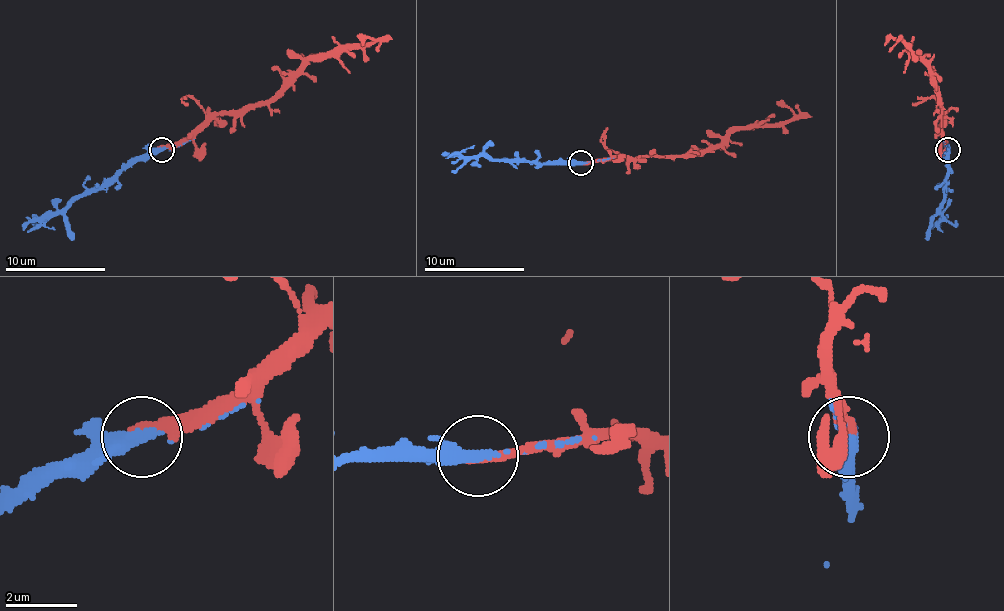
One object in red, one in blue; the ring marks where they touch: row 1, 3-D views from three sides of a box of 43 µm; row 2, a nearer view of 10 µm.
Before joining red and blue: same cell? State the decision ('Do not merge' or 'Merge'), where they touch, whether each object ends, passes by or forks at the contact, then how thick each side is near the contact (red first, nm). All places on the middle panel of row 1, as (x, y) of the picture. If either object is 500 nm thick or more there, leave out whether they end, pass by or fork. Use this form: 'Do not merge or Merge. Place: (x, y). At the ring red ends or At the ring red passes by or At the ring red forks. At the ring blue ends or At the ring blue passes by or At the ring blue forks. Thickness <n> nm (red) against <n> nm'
Merge. Place: (581, 163). At the ring red ends. At the ring blue ends. Thickness 360 nm (red) against 440 nm

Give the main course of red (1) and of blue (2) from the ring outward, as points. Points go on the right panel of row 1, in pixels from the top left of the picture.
1: (948, 150), (938, 84), (908, 47), (898, 39), (885, 37)
2: (948, 150), (945, 195), (938, 230)

